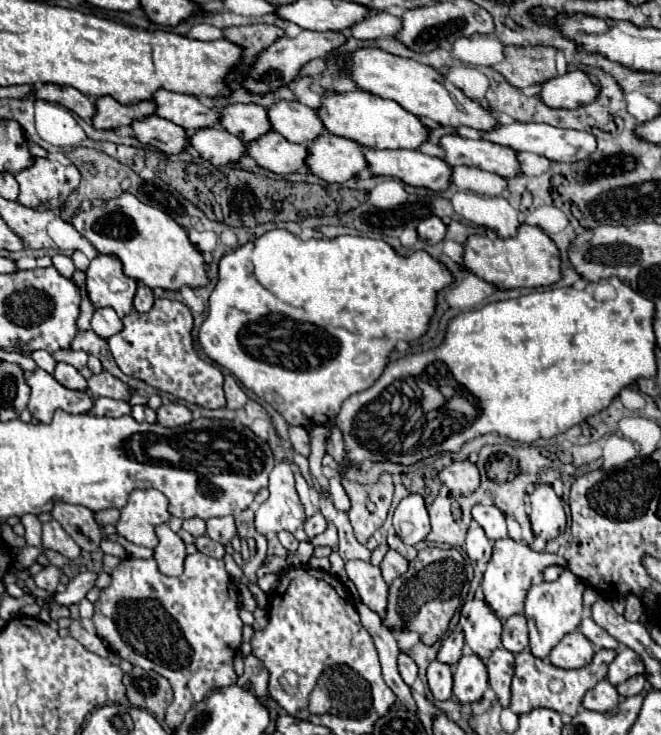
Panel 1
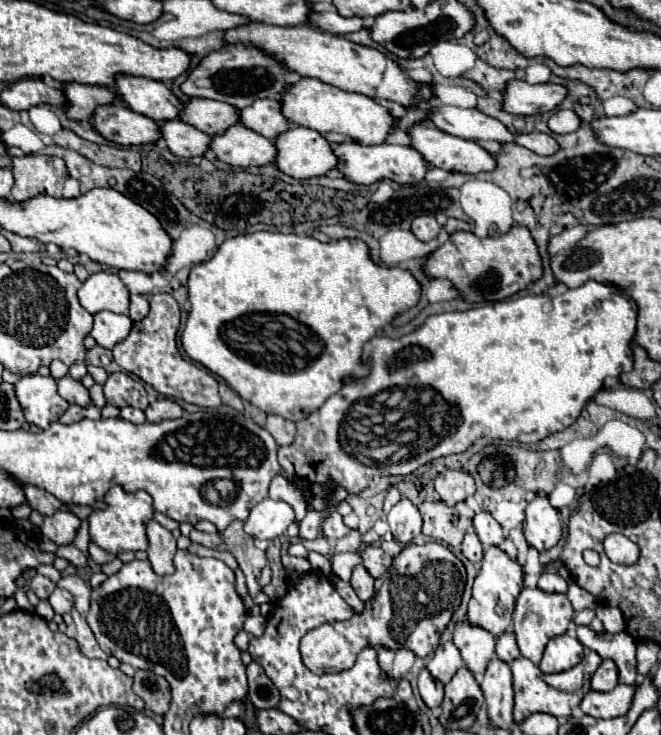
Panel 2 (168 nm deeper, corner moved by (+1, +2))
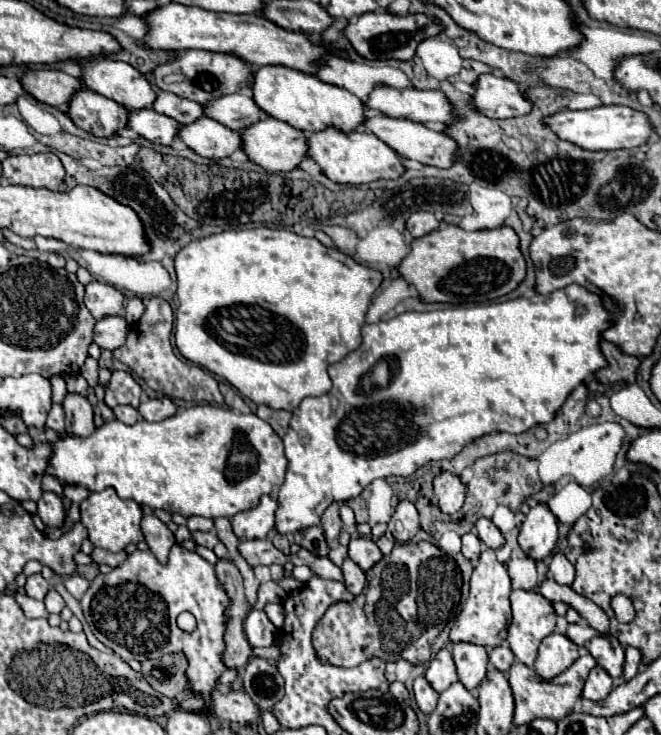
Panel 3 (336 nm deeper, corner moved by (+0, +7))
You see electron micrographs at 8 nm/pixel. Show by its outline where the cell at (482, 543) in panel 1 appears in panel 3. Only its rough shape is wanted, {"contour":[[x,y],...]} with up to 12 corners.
{"contour":[[474,531],[462,535],[462,553],[478,563],[482,541]]}

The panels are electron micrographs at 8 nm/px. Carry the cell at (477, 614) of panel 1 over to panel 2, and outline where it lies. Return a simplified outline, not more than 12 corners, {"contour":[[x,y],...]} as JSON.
{"contour":[[467,622],[453,644],[467,670],[483,676],[495,658],[495,636]]}

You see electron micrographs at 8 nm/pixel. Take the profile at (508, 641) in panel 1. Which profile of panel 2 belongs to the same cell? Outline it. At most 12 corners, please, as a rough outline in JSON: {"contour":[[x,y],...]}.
{"contour":[[501,634],[495,644],[499,660],[511,664],[519,658],[513,634]]}

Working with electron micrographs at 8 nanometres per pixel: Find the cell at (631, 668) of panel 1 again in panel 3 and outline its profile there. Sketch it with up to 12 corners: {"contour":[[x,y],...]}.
{"contour":[[596,665],[586,679],[586,699],[600,701],[612,691],[612,677]]}

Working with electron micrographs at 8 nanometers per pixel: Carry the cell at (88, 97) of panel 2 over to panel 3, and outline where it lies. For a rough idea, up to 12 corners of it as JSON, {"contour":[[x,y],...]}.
{"contour":[[58,69],[26,71],[20,81],[50,107],[70,105],[84,89]]}

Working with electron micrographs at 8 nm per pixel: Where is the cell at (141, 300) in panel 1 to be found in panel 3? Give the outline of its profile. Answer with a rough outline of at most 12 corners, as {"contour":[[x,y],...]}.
{"contour":[[130,297],[124,309],[126,321],[132,325],[142,317],[144,303]]}

